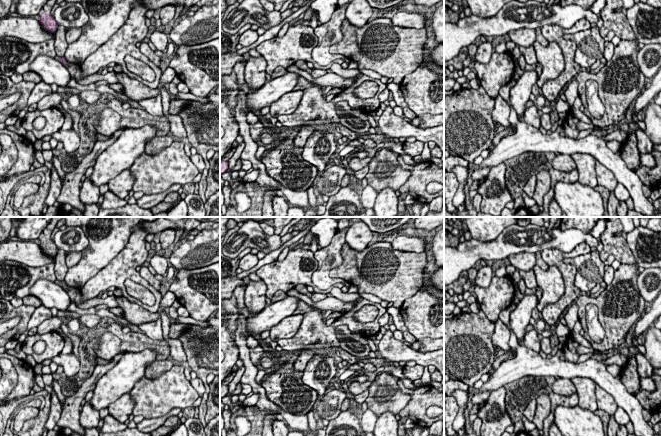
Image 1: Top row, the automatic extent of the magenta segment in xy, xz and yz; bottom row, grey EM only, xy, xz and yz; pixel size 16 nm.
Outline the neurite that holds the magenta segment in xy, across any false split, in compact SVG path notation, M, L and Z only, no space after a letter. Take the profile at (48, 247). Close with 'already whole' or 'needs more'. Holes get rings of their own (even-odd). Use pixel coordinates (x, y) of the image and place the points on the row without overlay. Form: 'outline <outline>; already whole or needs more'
outline M53 217L51 219L50 223L41 232L41 234L39 236L39 240L40 240L39 246L45 255L55 257L58 252L58 248L57 248L56 244L54 243L53 239L51 238L51 233L52 233L53 229L56 227L57 222L63 218L65 218L65 217Z; needs more

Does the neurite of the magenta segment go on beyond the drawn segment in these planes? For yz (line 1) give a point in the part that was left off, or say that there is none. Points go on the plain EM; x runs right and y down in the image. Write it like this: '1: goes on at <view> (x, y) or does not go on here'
1: does not go on here

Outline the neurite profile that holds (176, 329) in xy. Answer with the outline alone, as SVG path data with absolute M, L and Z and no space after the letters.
M171 323L169 330L169 338L176 339L180 336L185 330L190 327L190 324L181 324L181 323Z

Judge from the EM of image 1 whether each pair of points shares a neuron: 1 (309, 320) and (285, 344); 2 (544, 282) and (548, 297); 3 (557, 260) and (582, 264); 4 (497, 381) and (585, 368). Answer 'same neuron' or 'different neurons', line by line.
1: same neuron
2: same neuron
3: different neurons
4: same neuron

